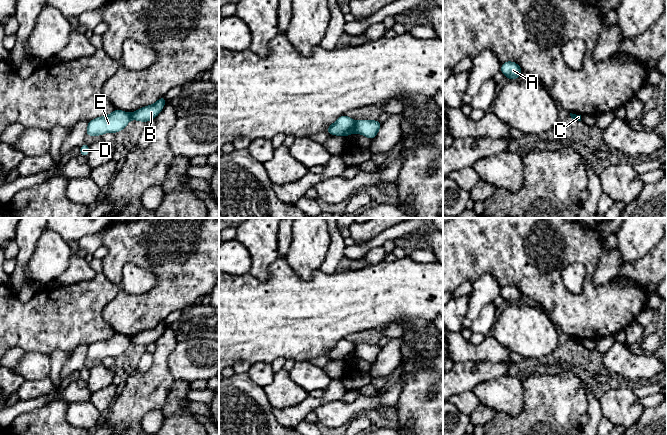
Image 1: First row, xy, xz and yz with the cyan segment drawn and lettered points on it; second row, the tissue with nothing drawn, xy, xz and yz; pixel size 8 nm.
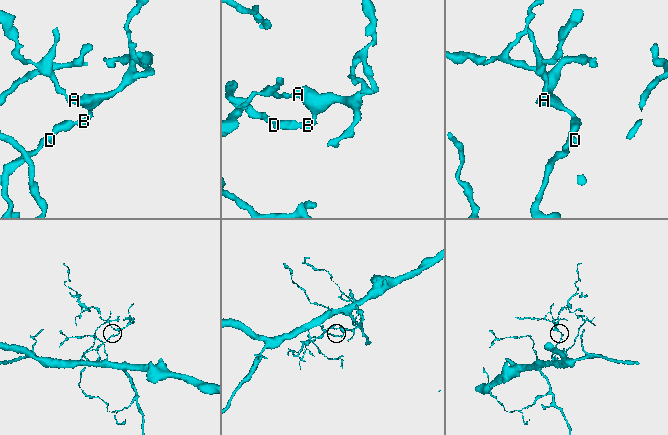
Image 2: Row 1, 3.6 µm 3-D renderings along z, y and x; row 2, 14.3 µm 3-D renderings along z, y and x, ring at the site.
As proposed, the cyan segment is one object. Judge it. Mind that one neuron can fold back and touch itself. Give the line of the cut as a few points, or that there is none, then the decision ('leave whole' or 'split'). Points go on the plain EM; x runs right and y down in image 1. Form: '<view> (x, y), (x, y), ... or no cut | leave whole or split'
xz (354, 346), (355, 355) | split

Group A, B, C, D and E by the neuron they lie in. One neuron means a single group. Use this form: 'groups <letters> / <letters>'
groups A B / C D E

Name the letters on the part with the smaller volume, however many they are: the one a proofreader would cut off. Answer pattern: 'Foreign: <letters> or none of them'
Foreign: A, B

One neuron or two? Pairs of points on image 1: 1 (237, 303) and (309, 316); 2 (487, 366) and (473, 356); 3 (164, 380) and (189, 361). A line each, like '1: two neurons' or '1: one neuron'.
1: one neuron
2: two neurons
3: two neurons

